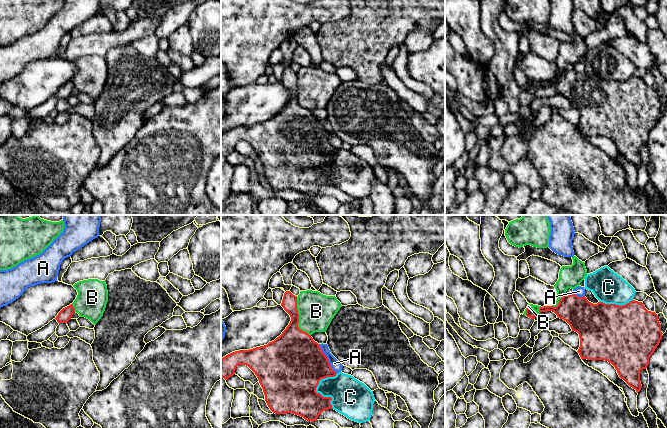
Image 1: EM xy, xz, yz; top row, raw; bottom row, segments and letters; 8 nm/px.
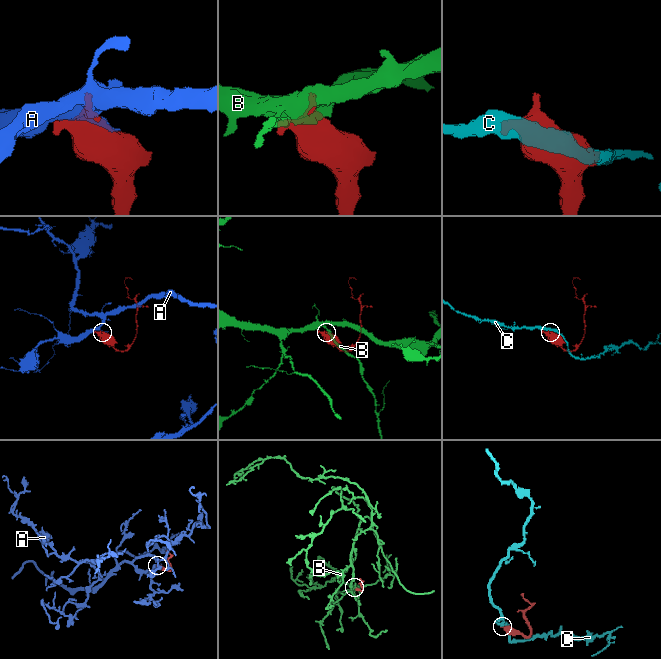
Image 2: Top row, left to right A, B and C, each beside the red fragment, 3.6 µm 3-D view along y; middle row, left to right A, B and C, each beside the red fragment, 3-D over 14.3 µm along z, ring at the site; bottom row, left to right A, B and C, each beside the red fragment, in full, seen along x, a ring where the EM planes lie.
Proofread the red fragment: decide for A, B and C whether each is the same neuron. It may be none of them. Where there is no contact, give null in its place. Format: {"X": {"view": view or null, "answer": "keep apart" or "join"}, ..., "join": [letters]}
{"A": {"view": "xz", "answer": "keep apart"}, "B": {"view": "xz", "answer": "keep apart"}, "C": {"view": "xz", "answer": "keep apart"}, "join": []}

